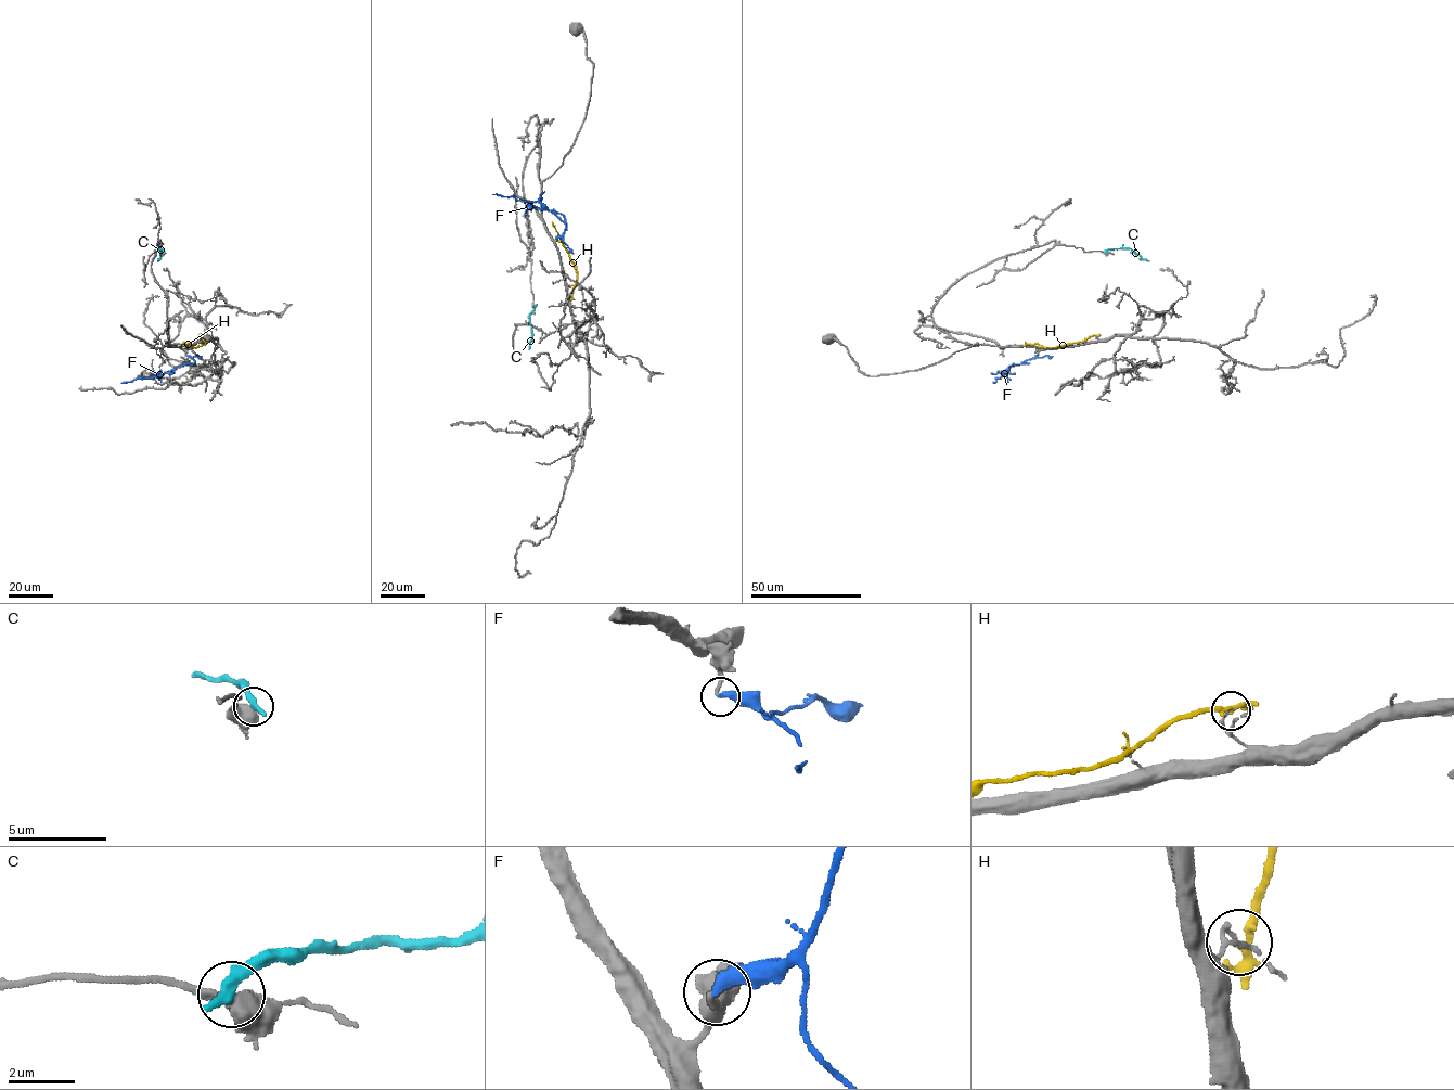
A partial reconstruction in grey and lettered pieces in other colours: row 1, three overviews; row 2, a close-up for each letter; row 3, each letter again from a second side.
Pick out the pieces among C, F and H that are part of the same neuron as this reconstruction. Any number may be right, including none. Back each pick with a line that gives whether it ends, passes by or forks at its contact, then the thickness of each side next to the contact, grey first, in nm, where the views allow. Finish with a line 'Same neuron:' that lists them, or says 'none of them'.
F: it ends | 170/400 nm
Same neuron: F

